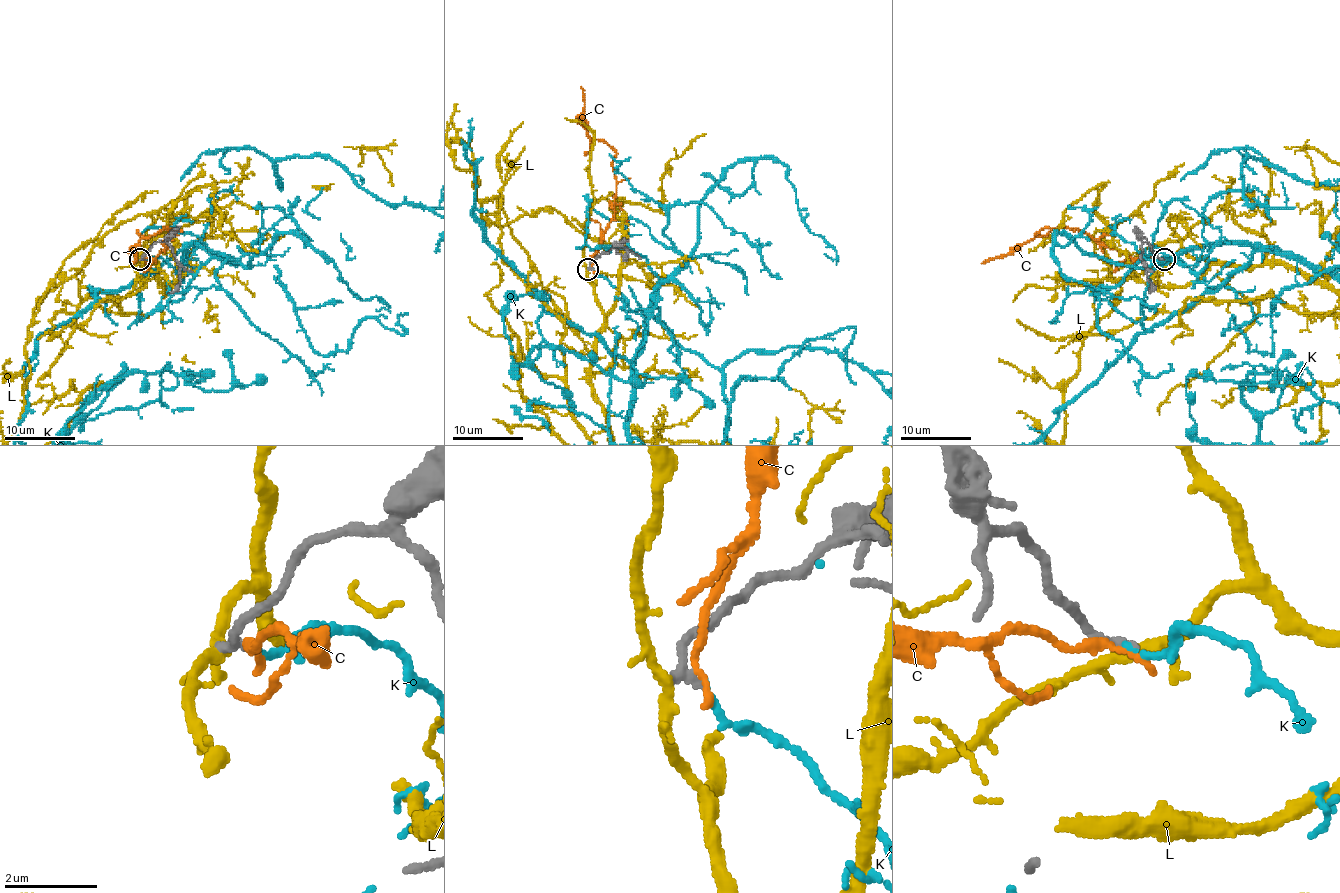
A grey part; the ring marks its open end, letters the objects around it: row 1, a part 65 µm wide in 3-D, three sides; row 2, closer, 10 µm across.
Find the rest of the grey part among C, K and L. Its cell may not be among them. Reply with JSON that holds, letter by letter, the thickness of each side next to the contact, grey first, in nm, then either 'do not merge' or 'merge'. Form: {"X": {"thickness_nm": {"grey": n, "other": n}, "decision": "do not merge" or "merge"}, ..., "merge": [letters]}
{"C": {"thickness_nm": {"grey": 240, "other": 190}, "decision": "do not merge"}, "K": {"thickness_nm": {"grey": 240, "other": 110}, "decision": "do not merge"}, "L": {"thickness_nm": {"grey": 240, "other": 190}, "decision": "do not merge"}, "merge": []}

